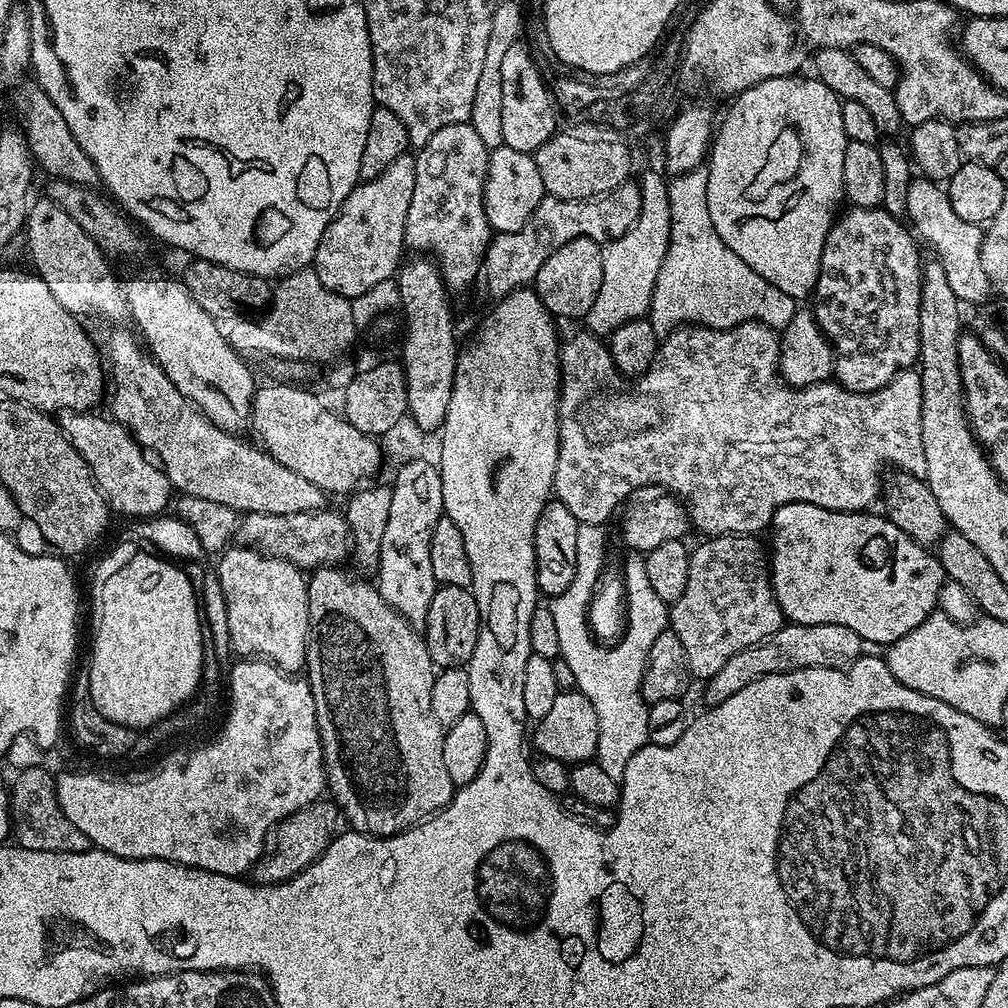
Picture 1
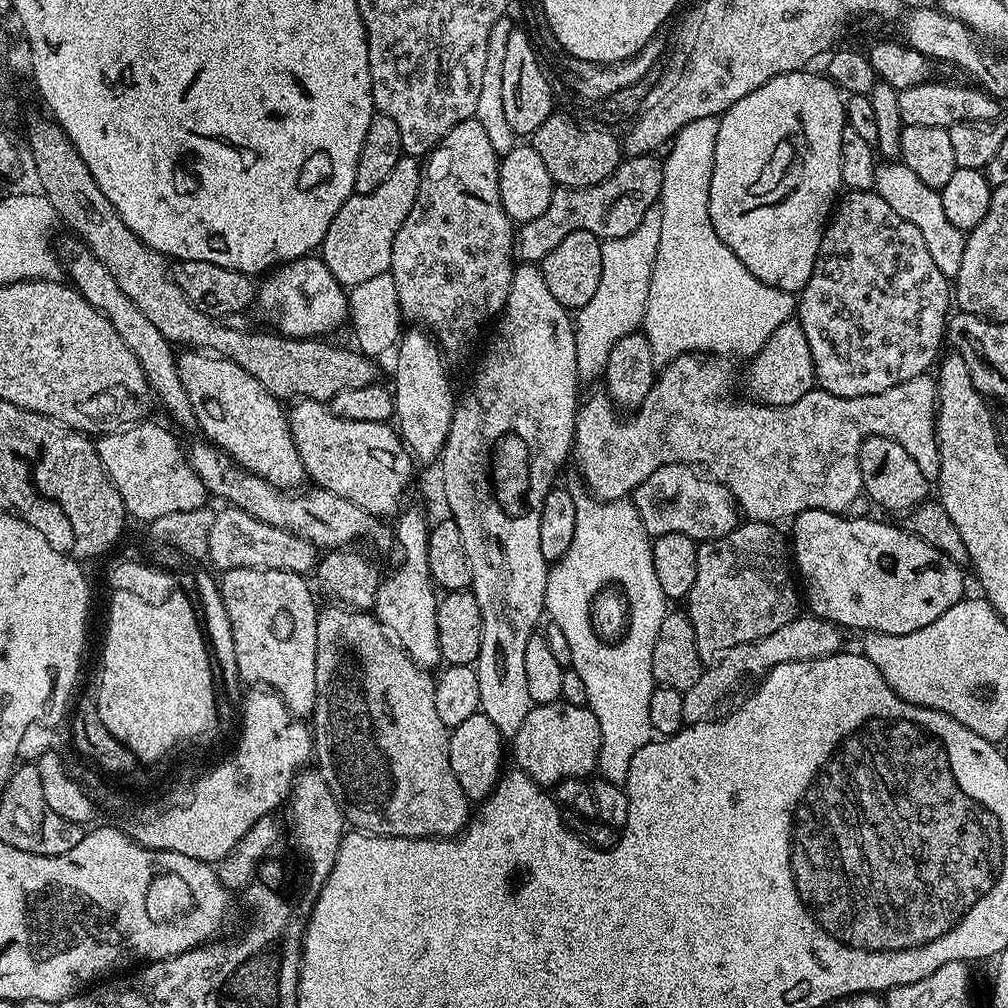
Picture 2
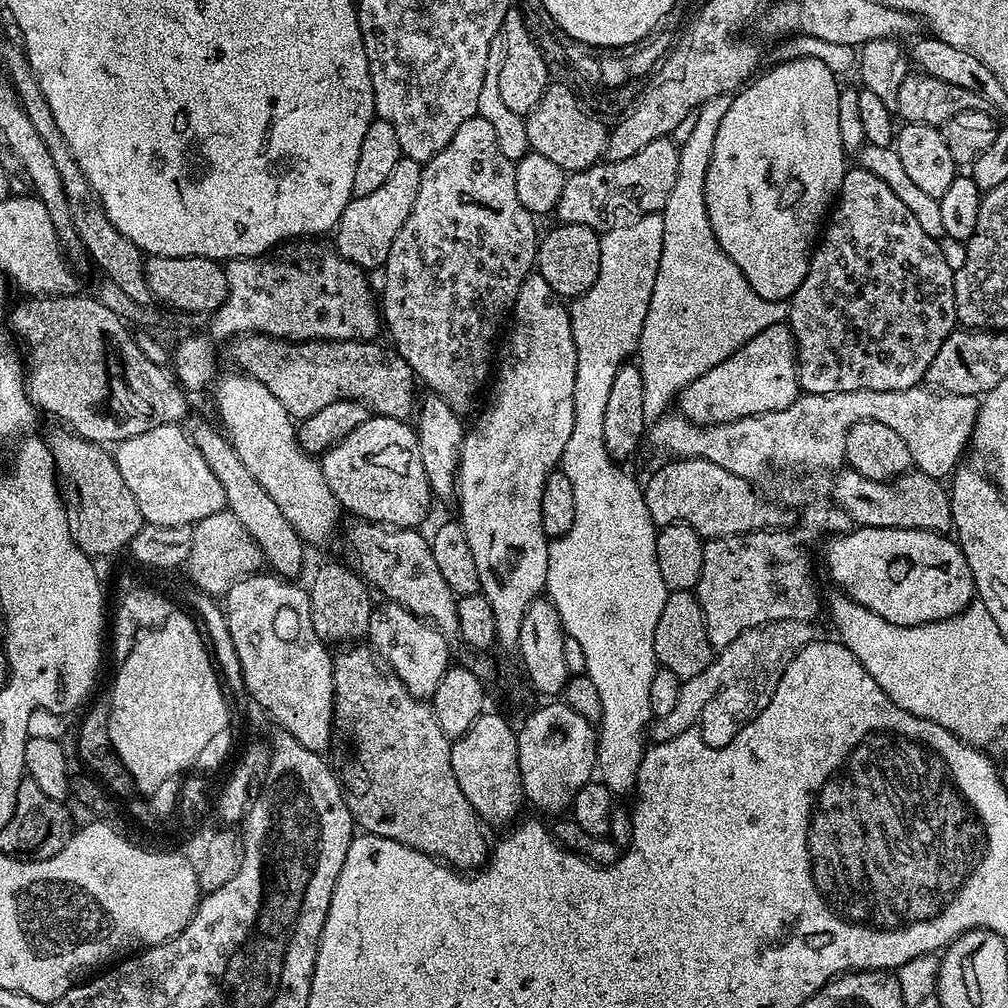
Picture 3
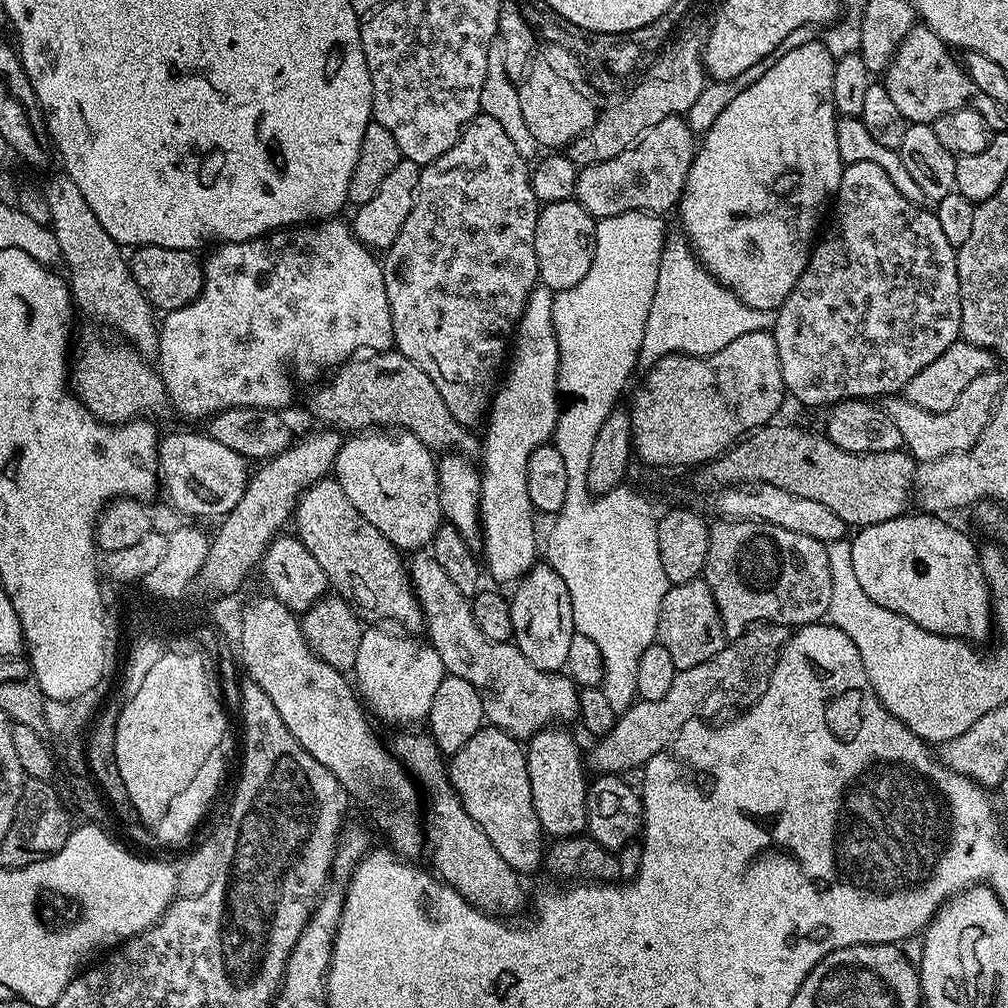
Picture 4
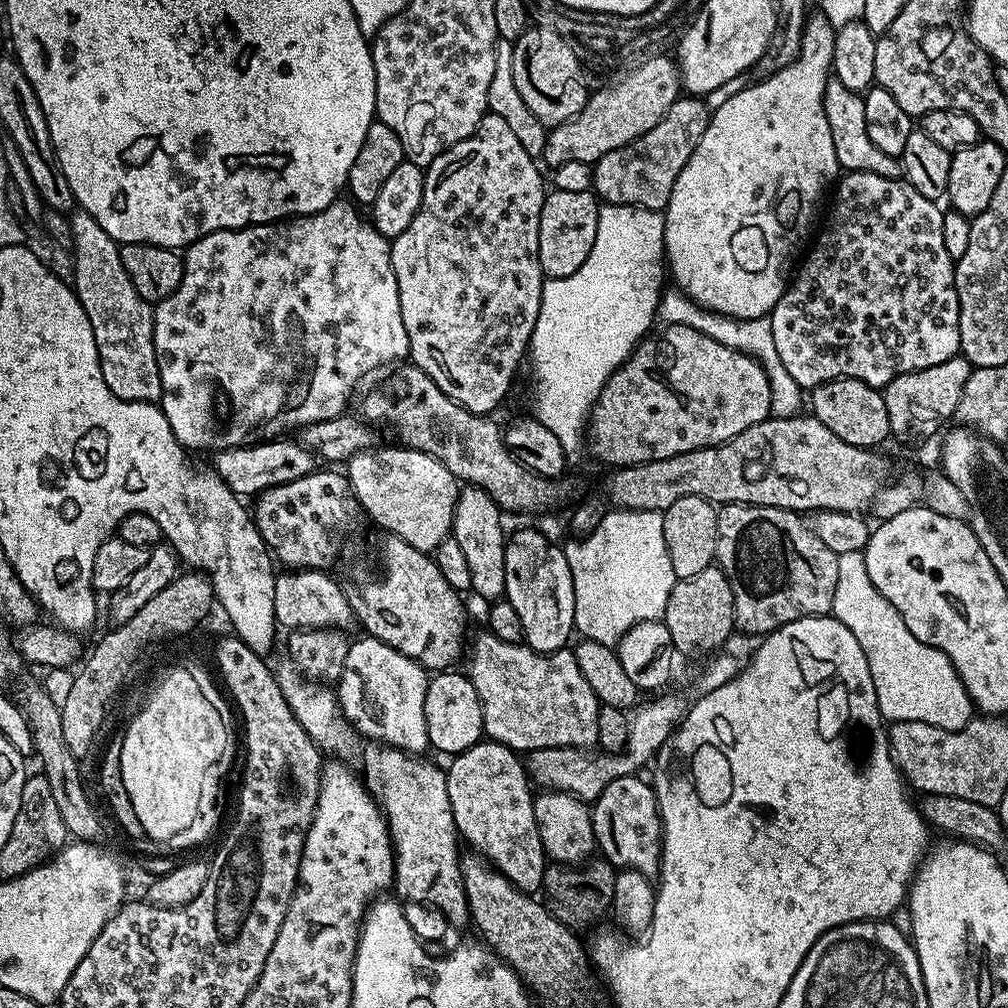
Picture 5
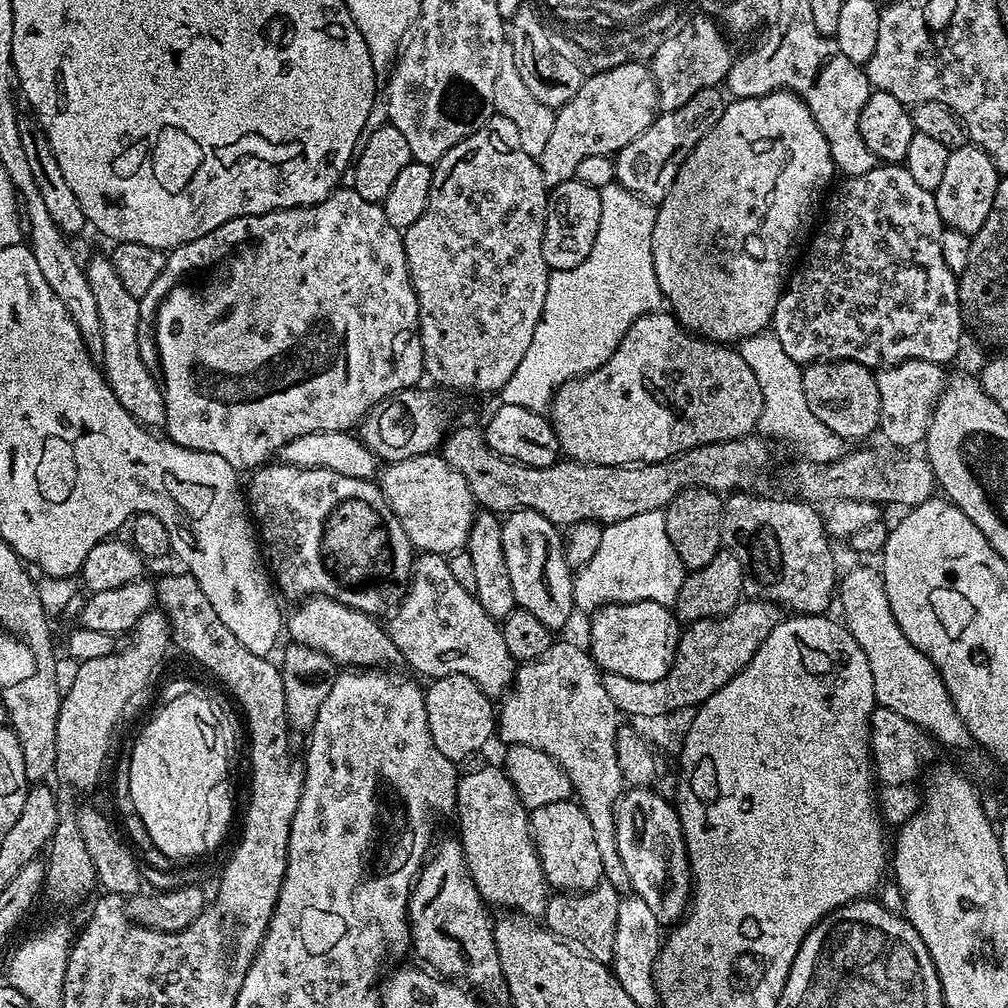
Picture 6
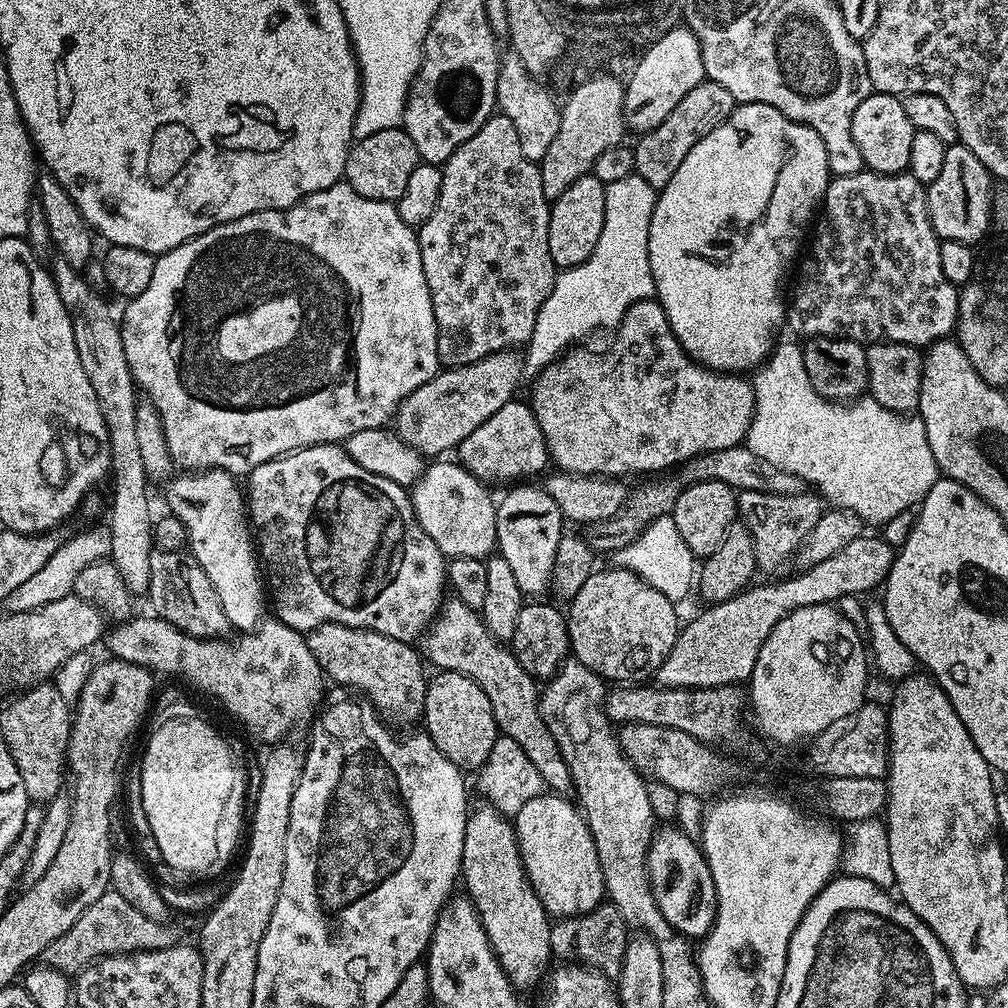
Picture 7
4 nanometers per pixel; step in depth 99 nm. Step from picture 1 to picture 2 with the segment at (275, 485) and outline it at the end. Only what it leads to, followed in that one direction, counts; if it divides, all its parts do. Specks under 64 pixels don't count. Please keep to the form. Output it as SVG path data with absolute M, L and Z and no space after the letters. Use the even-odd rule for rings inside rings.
M208 442L203 443L194 445L192 452L190 448L192 469L198 474L198 478L202 478L205 489L211 495L213 492L214 495L221 496L231 507L240 508L270 526L285 528L287 532L306 538L317 550L347 548L355 545L355 540L369 540L376 548L393 547L393 529L389 525L387 528L384 525L387 523L381 517L362 510L358 502L350 502L350 498L342 498L342 494L334 494L315 486L308 486L297 492L275 488L254 473L233 464L219 448Z

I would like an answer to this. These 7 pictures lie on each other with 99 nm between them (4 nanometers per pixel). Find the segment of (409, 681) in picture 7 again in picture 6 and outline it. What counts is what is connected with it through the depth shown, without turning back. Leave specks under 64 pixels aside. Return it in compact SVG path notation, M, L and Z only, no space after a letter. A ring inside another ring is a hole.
M313 596L301 603L286 616L286 632L298 644L322 650L340 666L388 666L397 663L400 651L388 636L388 629L375 616L354 610L337 600Z

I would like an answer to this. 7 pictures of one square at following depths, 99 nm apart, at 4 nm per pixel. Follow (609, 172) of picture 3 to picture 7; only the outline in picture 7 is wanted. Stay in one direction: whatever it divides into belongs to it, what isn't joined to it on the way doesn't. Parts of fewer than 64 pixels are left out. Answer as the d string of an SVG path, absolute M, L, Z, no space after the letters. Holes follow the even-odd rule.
M705 78L686 94L686 98L682 98L682 102L678 102L678 106L674 106L674 110L670 110L670 114L666 114L666 118L662 118L662 122L658 122L658 126L654 126L654 130L643 133L637 139L640 141L634 144L635 175L646 178L654 189L664 188L666 182L674 178L674 170L682 166L682 158L686 158L686 154L690 154L690 150L694 150L694 146L710 134L710 130L722 126L737 106L726 86L718 86L718 82Z

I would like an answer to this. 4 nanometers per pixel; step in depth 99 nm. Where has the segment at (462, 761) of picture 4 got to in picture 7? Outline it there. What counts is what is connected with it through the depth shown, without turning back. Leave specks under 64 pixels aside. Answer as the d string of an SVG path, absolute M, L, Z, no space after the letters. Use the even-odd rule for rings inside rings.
M491 806L483 807L477 812L476 809L469 811L468 814L466 838L462 846L462 862L460 863L462 884L468 887L466 895L480 915L480 921L486 930L486 938L490 942L502 970L510 978L512 987L517 990L536 988L539 984L541 987L550 968L548 960L553 959L550 946L550 930L552 929L550 917L548 911L542 906L542 902L538 902L538 894L534 894L528 877L524 874L513 821Z

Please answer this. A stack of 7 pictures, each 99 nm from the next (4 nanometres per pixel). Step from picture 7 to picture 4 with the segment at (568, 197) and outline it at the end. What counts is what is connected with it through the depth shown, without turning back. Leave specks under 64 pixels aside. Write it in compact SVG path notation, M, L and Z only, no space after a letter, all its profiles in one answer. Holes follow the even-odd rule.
M574 198L541 207L534 230L534 254L538 258L538 280L543 287L550 289L555 294L578 286L578 282L582 282L582 278L586 278L586 274L590 270L590 262L594 262L596 222L597 217L591 216Z

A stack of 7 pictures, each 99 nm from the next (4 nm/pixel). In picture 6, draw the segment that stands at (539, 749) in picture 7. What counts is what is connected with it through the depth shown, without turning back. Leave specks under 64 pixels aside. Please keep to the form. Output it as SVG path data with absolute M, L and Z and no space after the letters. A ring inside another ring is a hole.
M420 552L412 566L412 578L405 591L400 607L387 617L388 636L400 651L400 660L408 663L416 672L427 678L462 674L468 676L490 698L503 697L512 687L516 678L517 661L513 660L510 650L506 650L503 627L482 610L482 606L470 590L465 590L455 580L445 557L433 552Z

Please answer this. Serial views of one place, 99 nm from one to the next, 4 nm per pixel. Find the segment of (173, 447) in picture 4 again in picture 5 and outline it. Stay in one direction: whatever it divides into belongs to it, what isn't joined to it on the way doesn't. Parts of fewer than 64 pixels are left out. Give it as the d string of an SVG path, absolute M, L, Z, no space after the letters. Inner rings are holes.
M299 439L268 440L265 444L245 443L239 448L225 448L217 451L214 471L230 486L230 490L241 498L255 497L268 488L286 482L294 482L317 471L318 460L309 448L303 448Z

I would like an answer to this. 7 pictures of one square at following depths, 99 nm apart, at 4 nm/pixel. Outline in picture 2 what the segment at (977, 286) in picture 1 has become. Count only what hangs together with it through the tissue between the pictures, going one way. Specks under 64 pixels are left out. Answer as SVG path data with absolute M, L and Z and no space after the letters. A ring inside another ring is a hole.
M903 162L877 163L874 190L882 198L882 202L887 202L894 209L894 214L906 218L906 222L911 222L918 234L922 234L926 250L930 250L930 258L934 258L934 266L938 266L944 276L955 278L962 266L966 234L958 230L958 226L953 226L950 218L946 218L939 191L926 186L926 182L922 182L922 178L918 178L918 174L914 174L914 170L910 170L910 166Z

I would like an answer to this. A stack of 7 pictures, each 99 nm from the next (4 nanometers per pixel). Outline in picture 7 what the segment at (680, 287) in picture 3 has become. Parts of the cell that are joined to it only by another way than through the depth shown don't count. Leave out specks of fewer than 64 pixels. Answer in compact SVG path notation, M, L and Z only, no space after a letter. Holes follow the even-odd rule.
M777 343L767 360L755 369L751 382L756 395L756 409L750 422L746 447L754 450L758 458L766 458L766 462L778 466L778 470L786 470L801 476L809 485L814 484L831 507L845 508L858 514L865 525L883 526L894 518L894 514L915 509L941 475L934 450L930 450L930 442L926 438L924 424L919 418L886 410L868 394L851 402L822 398L806 374L804 349L799 343Z

